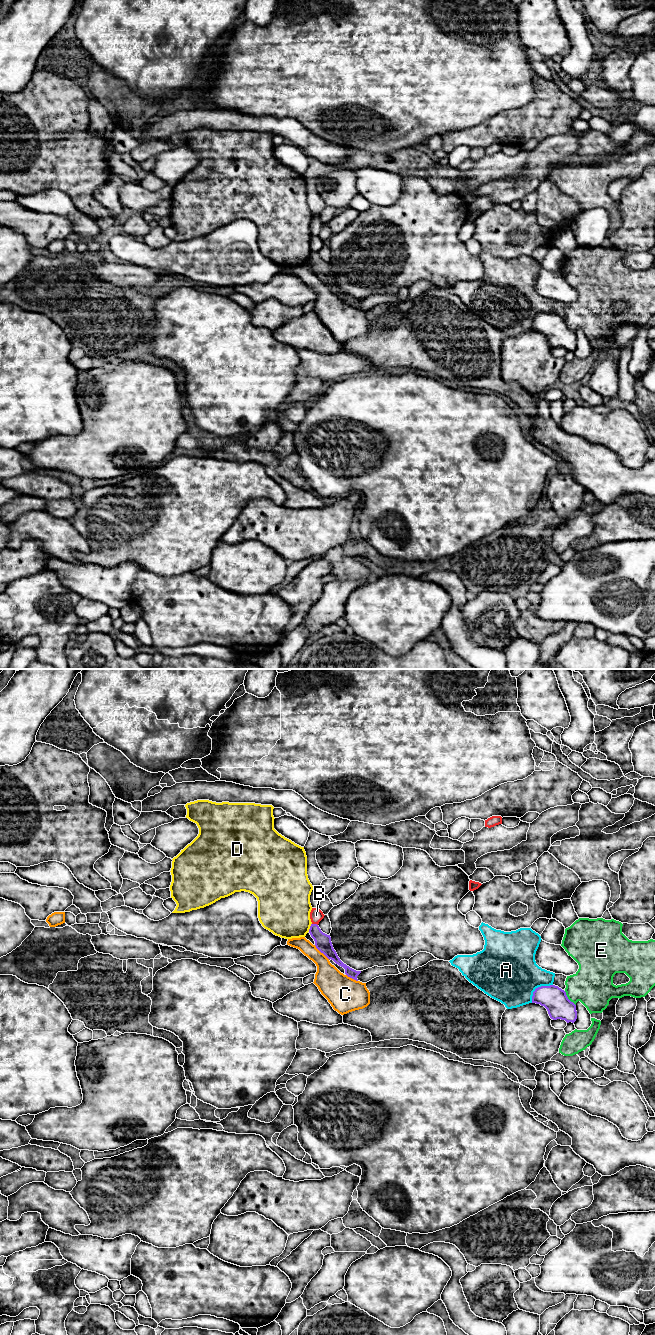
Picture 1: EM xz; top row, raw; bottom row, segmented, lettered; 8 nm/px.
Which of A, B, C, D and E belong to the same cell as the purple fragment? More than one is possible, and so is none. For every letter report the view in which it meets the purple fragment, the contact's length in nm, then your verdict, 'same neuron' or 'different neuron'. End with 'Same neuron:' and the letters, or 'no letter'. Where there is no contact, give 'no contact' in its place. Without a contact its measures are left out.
A: xz | 220 nm | different neuron
B: xz | 50 nm | different neuron
C: xz | 170 nm | different neuron
D: xz | 80 nm | different neuron
E: xz | 150 nm | different neuron
Same neuron: no letter

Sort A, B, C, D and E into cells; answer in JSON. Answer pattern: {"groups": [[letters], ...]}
{"groups": [["A"], ["B"], ["C"], ["D"], ["E"]]}

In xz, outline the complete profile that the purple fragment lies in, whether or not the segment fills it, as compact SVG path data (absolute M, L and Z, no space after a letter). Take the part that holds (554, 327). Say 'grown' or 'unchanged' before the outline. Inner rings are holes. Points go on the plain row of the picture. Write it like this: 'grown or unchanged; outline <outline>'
unchanged; outline M555 313L541 314L535 317L532 331L544 334L551 347L574 351L577 347L576 333L571 330L564 318Z

